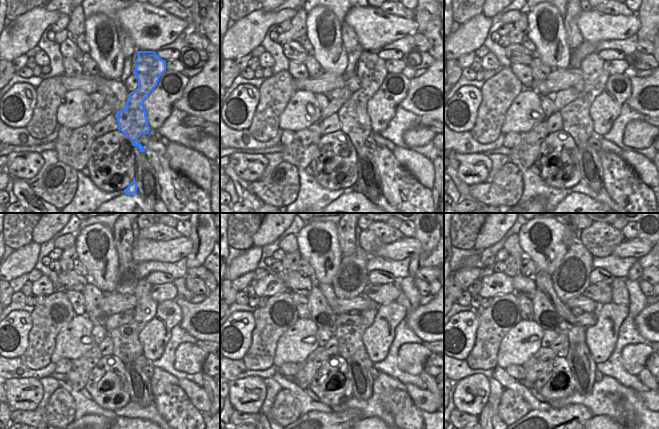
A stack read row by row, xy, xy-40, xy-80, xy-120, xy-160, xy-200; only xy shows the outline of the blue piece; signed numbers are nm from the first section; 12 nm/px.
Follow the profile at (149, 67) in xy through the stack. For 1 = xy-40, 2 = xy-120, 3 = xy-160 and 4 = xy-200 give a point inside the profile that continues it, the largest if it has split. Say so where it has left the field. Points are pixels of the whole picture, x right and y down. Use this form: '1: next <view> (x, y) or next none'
1: next xy-40 (355, 122)
2: next xy-120 (127, 347)
3: next xy-160 (349, 338)
4: next xy-200 (575, 335)

